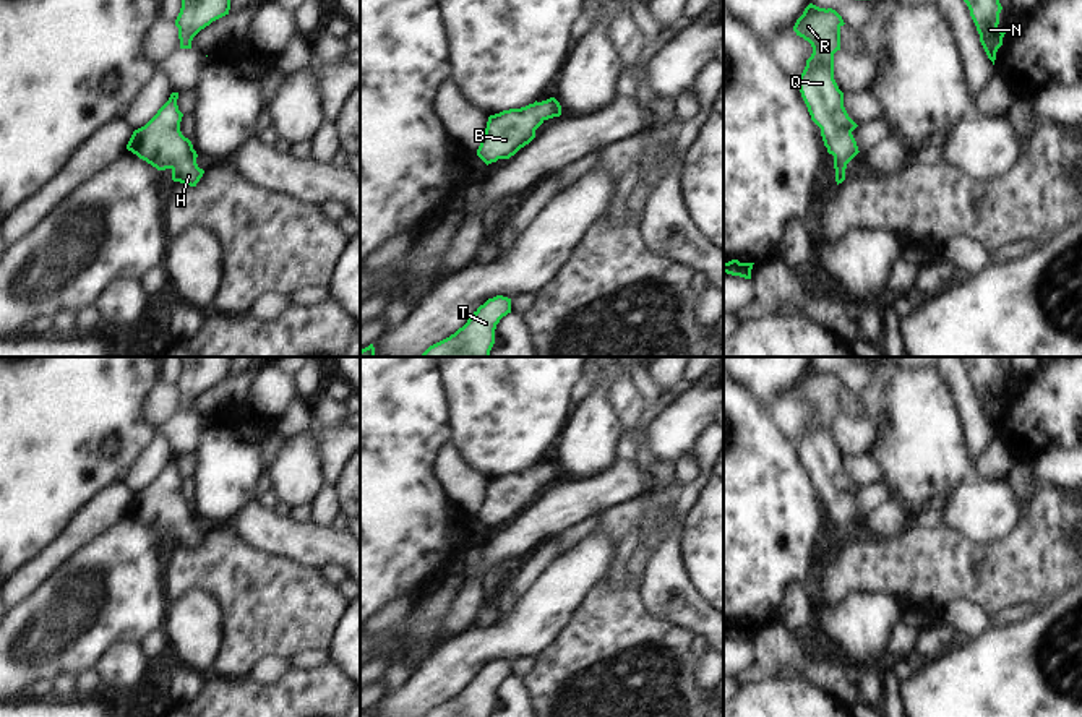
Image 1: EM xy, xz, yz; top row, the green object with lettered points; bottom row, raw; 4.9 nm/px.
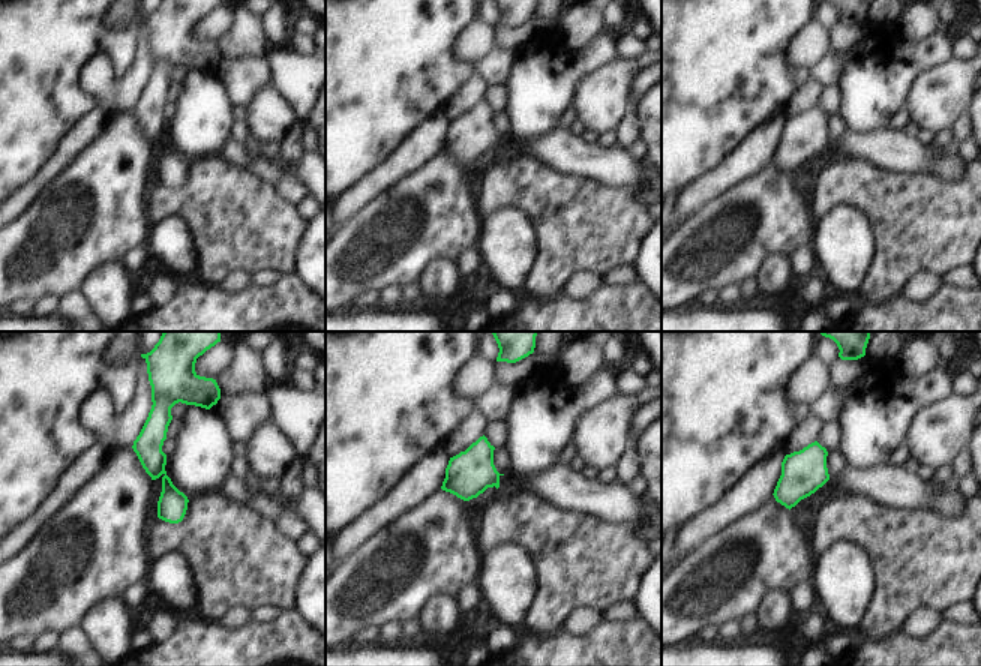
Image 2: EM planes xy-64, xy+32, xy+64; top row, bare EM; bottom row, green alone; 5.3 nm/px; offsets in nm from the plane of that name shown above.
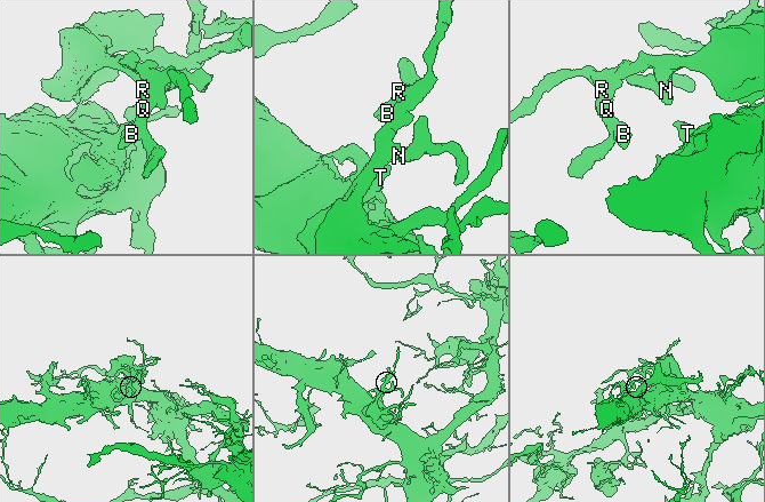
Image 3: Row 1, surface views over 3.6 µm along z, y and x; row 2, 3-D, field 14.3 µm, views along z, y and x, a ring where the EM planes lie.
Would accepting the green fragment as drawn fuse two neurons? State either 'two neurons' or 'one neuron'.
one neuron

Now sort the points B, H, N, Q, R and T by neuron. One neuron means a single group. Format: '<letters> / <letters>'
B H N Q R T

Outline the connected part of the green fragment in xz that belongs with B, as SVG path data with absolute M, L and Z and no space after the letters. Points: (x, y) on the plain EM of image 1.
M555 461L490 479L477 519L487 529L509 522L535 501L535 493L545 483L560 479L561 469Z

